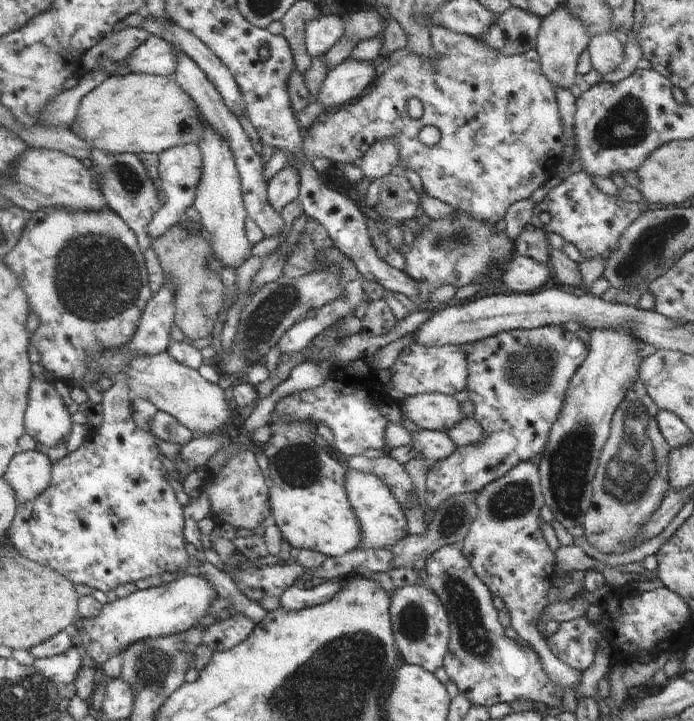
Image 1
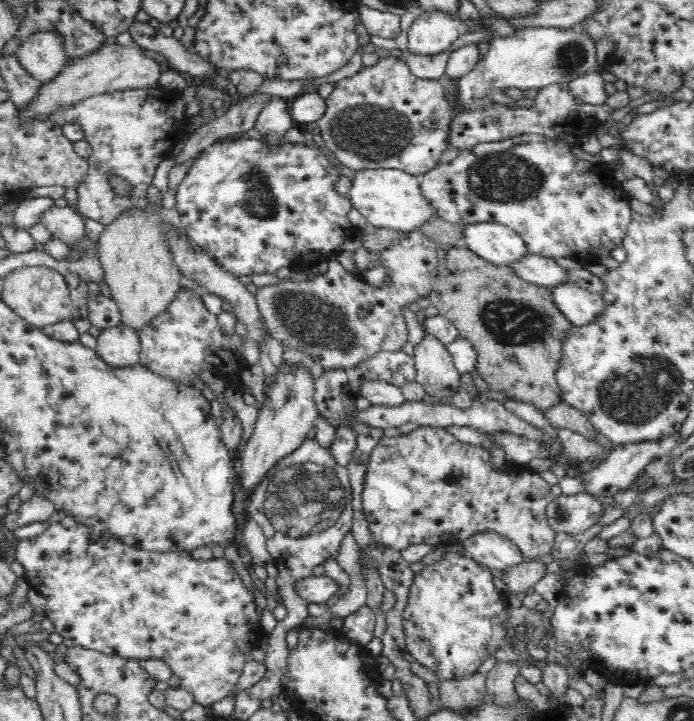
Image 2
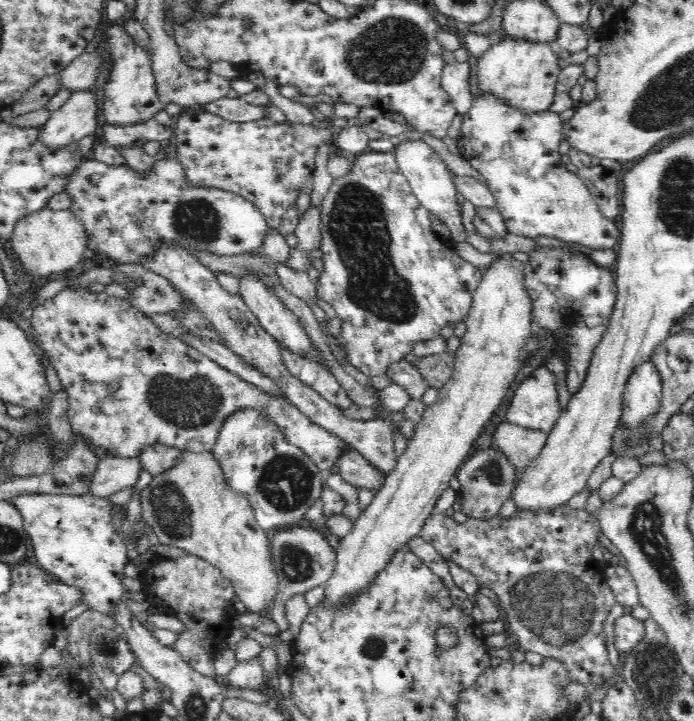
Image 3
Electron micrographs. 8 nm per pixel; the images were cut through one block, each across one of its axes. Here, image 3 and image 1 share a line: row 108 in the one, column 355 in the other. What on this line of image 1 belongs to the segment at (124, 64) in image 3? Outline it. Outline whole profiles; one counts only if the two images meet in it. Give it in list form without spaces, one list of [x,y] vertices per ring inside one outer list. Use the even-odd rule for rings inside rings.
[[[433,28],[427,32],[431,34],[429,40],[437,52],[437,60],[433,64],[409,48],[391,56],[389,70],[377,78],[369,96],[363,96],[355,104],[323,112],[309,130],[303,130],[303,154],[311,162],[327,158],[333,164],[351,162],[357,166],[377,140],[395,140],[401,146],[399,166],[411,168],[421,178],[423,194],[449,204],[455,212],[467,212],[473,218],[495,226],[513,202],[529,198],[539,186],[557,174],[555,168],[567,146],[567,136],[563,132],[563,118],[559,114],[555,88],[541,72],[535,48],[519,56],[503,56],[471,36],[455,34],[445,28]],[[409,98],[417,98],[423,106],[423,116],[419,120],[411,120],[407,116]],[[423,126],[435,126],[441,134],[439,142],[431,148],[423,146],[417,138]]]

